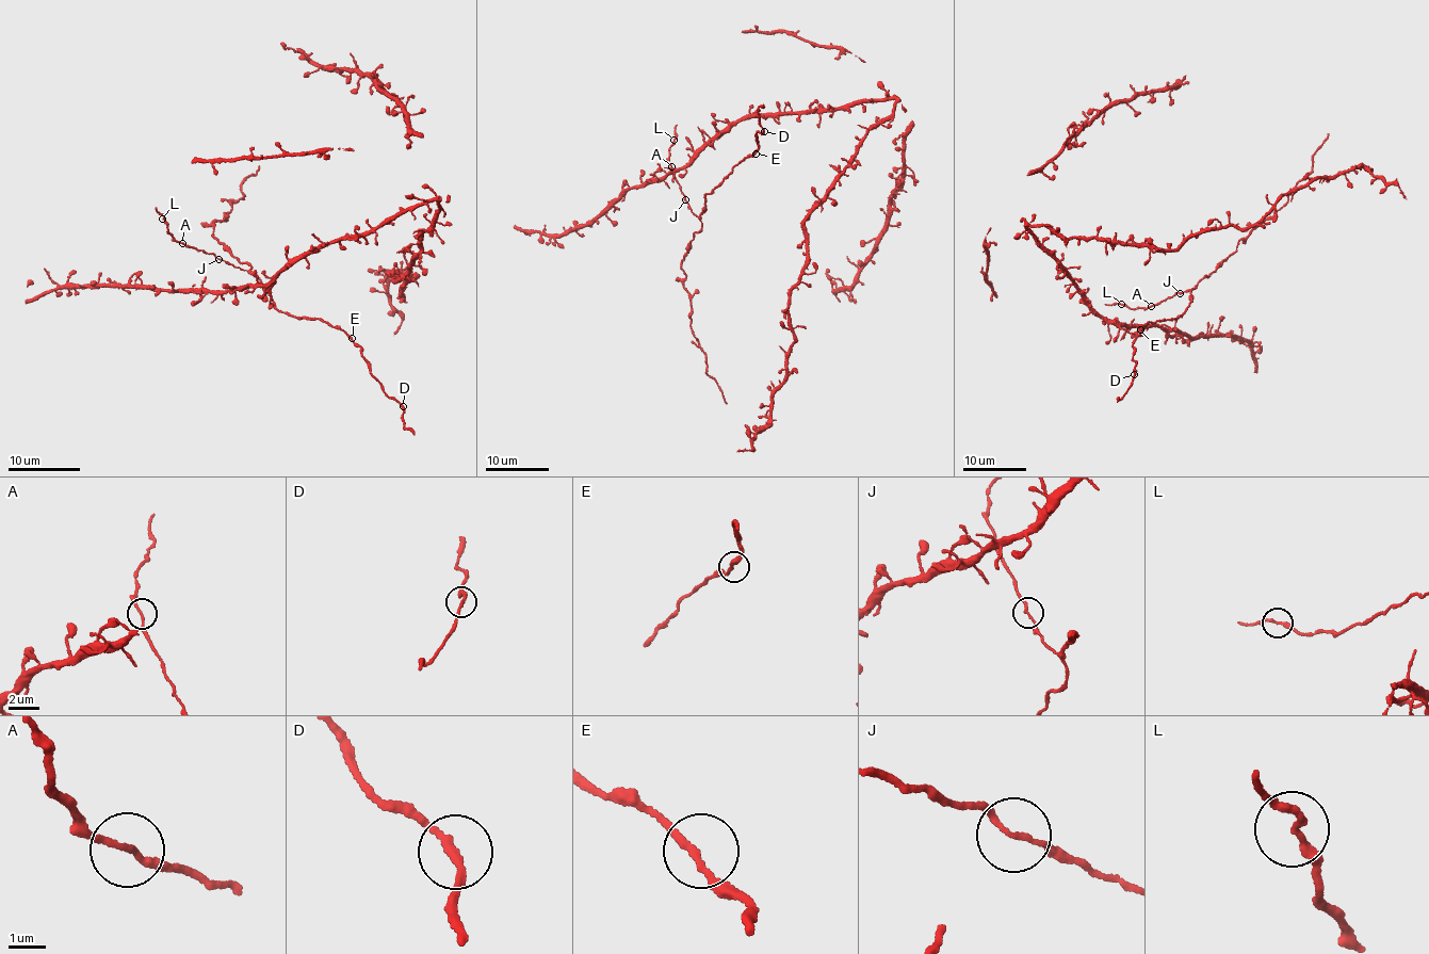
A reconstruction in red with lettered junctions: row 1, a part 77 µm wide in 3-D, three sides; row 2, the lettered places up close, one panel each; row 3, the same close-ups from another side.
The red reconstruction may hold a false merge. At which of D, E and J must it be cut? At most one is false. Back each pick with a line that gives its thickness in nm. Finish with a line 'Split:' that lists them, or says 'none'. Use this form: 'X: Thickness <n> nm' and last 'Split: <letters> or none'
Split: none

